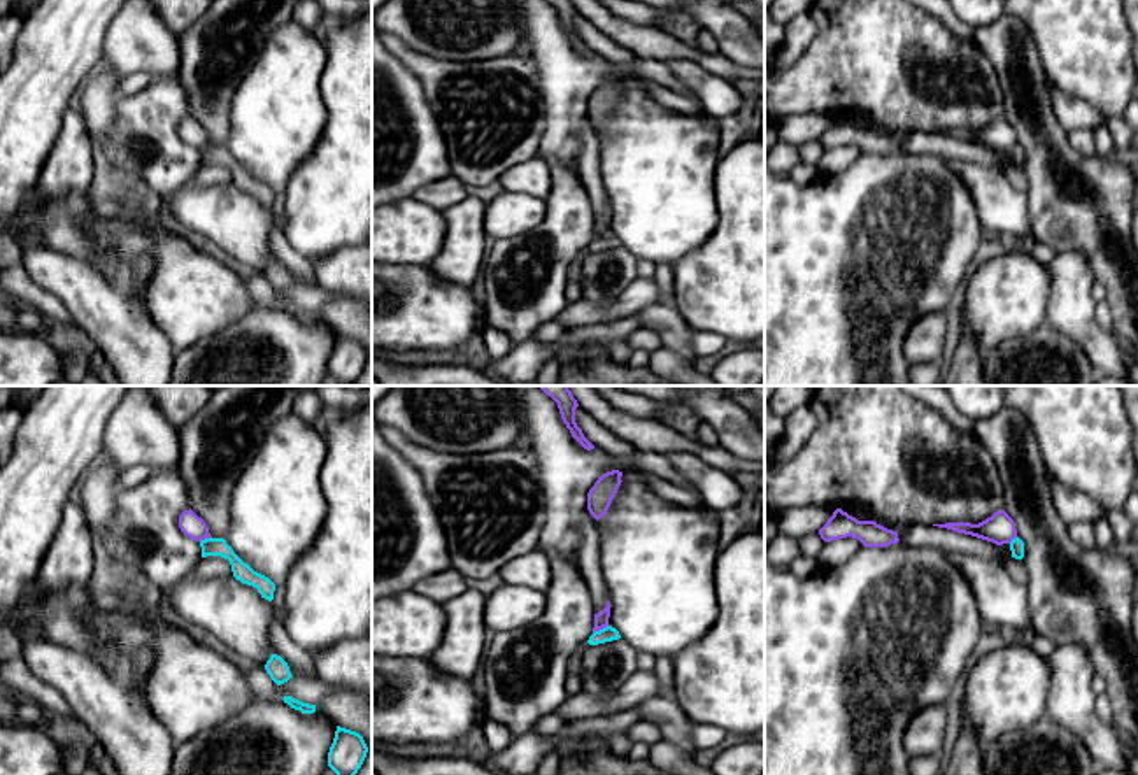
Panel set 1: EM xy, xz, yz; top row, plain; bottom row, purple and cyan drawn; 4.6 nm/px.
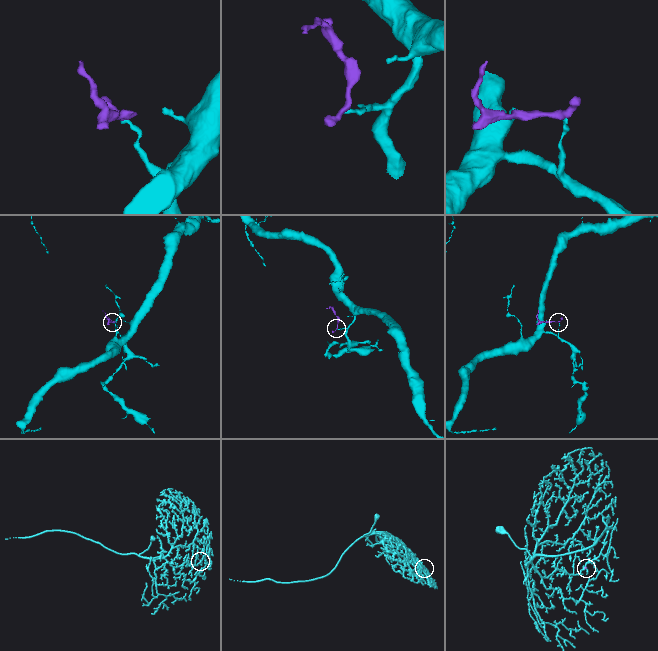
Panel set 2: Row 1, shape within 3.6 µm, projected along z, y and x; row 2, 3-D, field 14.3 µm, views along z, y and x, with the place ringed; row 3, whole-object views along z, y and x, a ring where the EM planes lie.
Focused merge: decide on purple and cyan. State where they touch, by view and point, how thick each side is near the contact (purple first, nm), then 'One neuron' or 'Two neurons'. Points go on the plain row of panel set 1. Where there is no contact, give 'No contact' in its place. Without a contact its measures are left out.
Touches purple at xz (600, 235). Thickness 60 nm (purple) against 70 nm. Two neurons

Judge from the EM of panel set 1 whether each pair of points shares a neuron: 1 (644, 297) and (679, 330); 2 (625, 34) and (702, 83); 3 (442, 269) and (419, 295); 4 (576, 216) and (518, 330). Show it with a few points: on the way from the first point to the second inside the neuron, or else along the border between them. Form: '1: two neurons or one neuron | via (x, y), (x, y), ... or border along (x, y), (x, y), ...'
1: two neurons | border along (660, 300), (635, 314)
2: two neurons | border along (665, 62), (691, 58), (709, 72)
3: two neurons | border along (428, 265), (437, 277), (472, 288)
4: one neuron | via (556, 244), (553, 276), (537, 302)

